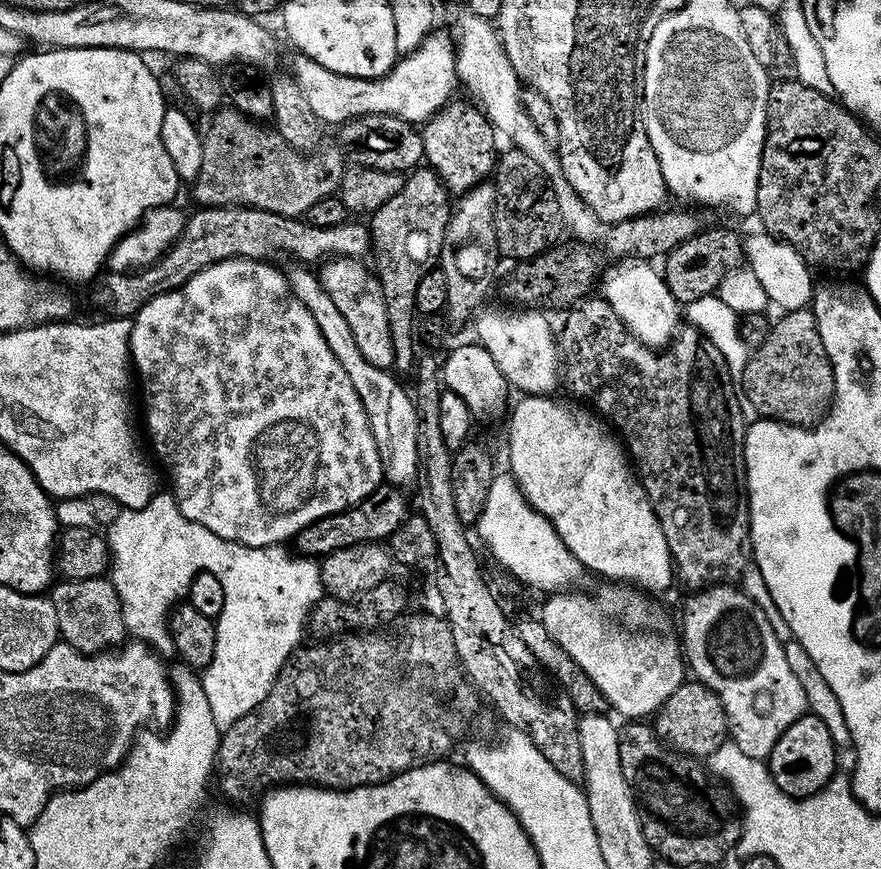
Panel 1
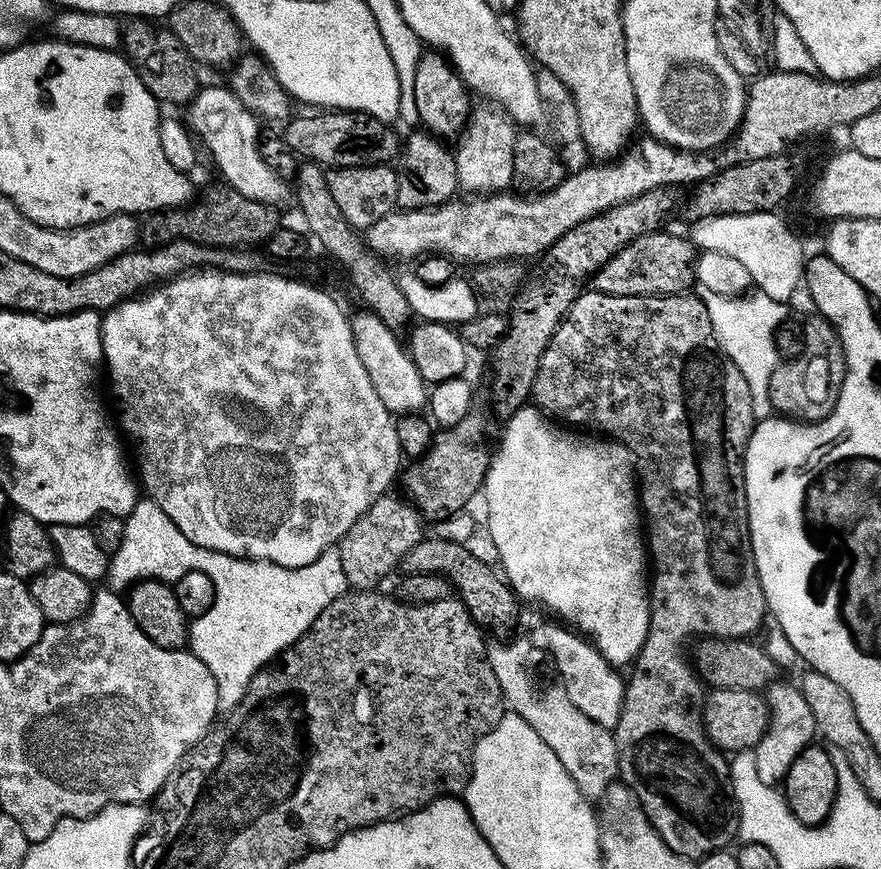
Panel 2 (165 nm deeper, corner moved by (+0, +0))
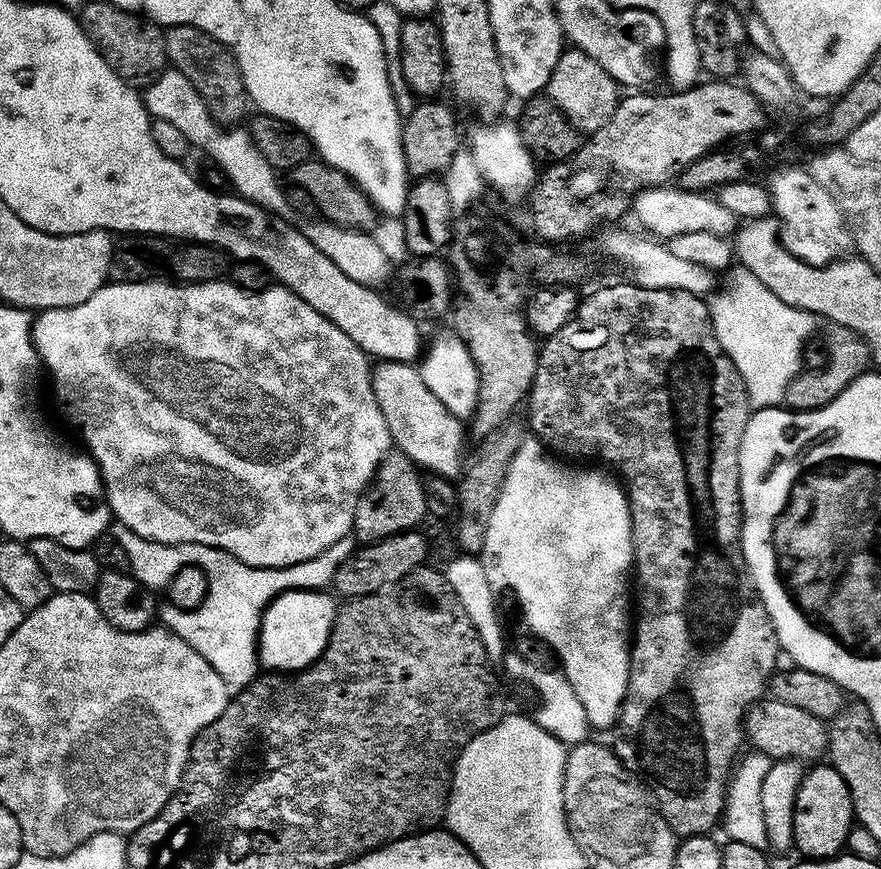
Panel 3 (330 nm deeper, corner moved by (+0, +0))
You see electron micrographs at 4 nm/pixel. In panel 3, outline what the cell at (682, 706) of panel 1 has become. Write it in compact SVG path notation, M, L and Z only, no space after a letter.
M761 698L744 713L742 732L753 744L757 753L768 758L784 758L793 748L795 759L801 762L816 762L825 755L828 746L828 730L825 721L814 714L806 714L806 710L798 710L798 706L789 706L786 702L778 702L771 698Z

